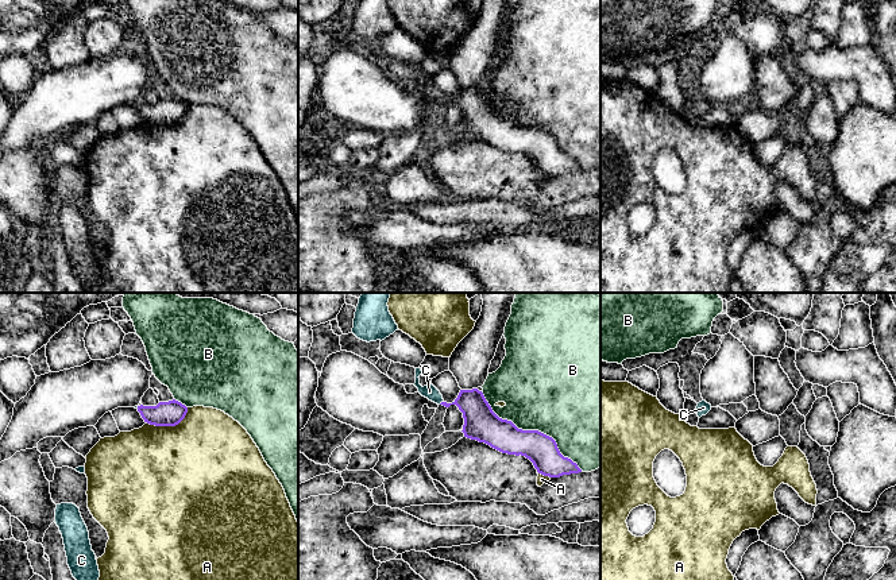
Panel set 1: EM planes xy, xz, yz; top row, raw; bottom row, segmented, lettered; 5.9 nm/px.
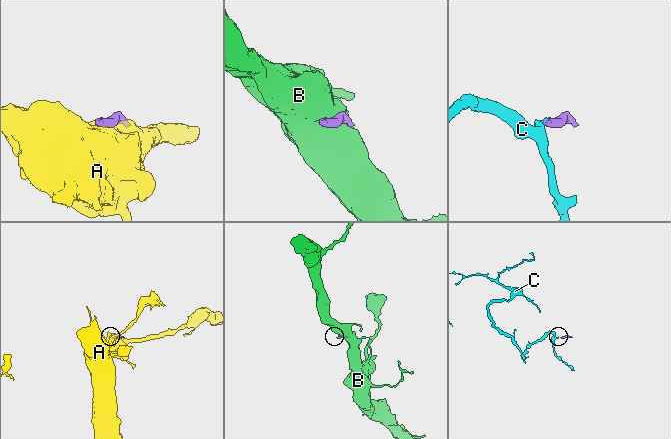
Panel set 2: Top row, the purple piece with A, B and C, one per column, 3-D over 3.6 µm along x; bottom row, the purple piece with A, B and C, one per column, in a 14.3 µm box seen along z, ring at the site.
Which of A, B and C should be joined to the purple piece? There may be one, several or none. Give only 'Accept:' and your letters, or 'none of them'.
Accept: C

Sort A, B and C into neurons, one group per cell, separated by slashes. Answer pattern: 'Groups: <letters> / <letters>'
Groups: A / B / C

